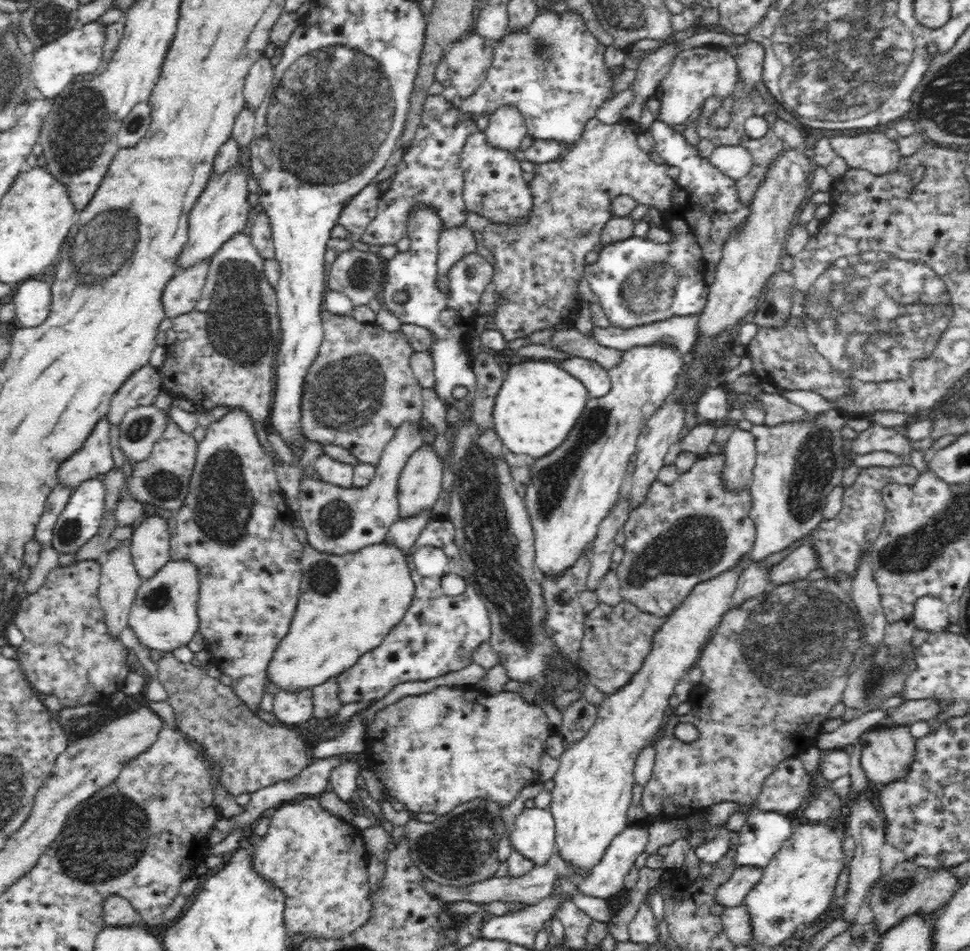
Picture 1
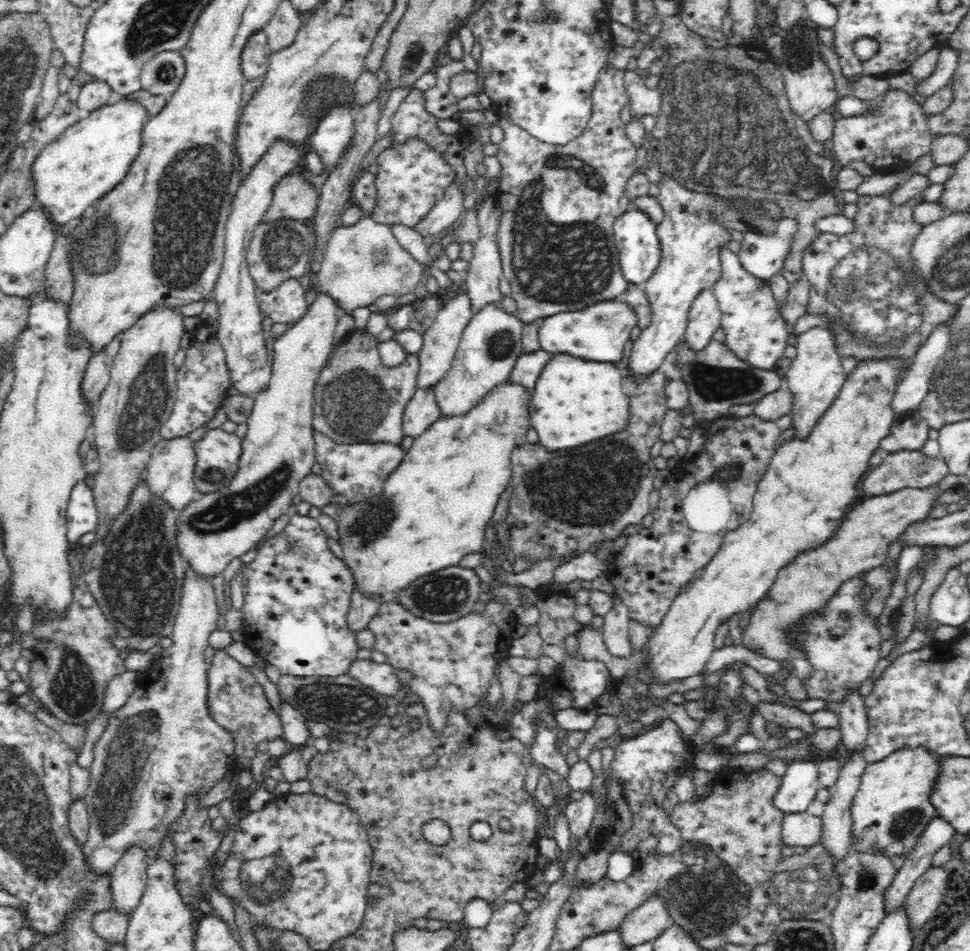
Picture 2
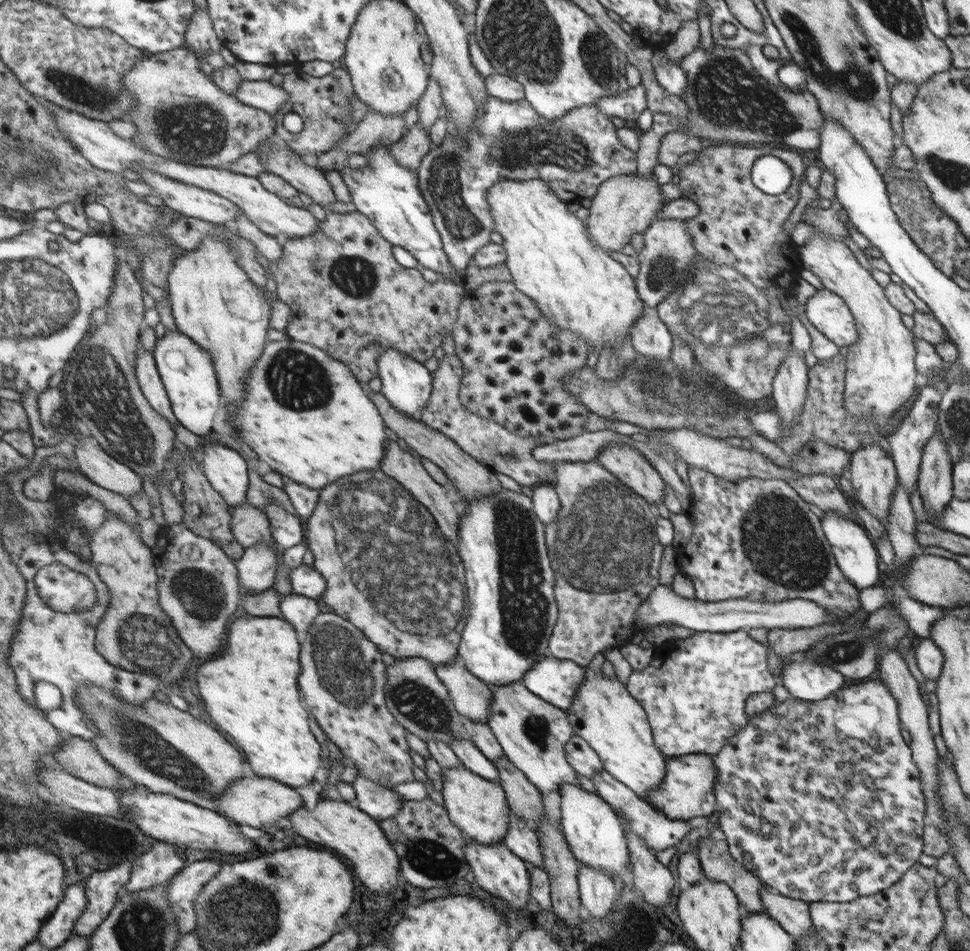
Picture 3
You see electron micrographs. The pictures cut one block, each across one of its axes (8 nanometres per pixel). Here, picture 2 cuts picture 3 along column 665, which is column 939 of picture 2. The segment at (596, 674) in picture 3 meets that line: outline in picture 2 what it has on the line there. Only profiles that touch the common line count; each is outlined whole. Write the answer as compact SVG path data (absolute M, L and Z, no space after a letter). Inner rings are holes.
M920 745L919 747L902 747L892 751L888 758L869 764L862 774L858 792L850 808L852 836L859 838L856 849L860 850L860 853L882 853L888 854L890 858L900 854L908 856L919 834L924 832L927 822L937 815L935 806L932 805L931 794L936 785L936 778L939 778L941 774L943 758L944 756L932 753L928 747Z

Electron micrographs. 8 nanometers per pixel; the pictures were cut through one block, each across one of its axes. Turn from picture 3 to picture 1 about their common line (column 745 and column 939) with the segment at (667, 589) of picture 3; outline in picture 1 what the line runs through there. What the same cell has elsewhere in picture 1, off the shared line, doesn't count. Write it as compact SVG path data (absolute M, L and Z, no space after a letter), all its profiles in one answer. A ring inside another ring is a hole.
M933 596L917 598L911 621L917 629L928 632L944 630L948 624L947 604Z

